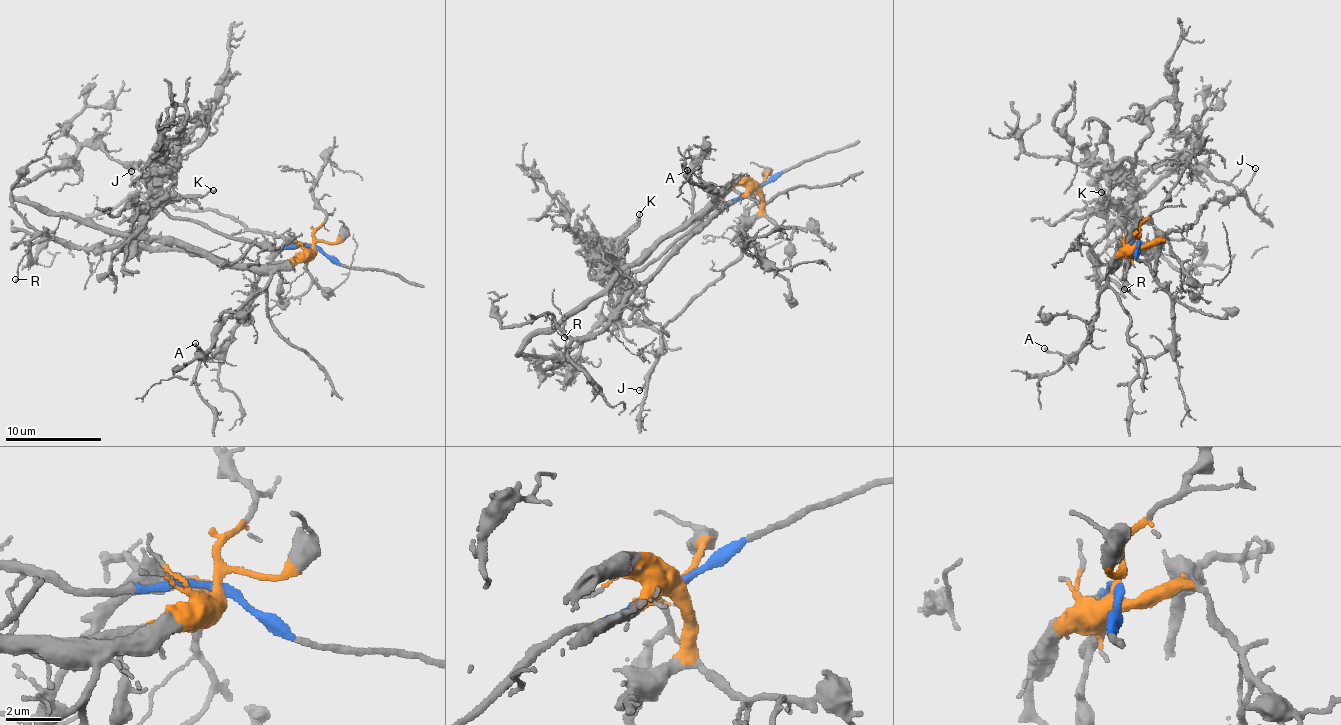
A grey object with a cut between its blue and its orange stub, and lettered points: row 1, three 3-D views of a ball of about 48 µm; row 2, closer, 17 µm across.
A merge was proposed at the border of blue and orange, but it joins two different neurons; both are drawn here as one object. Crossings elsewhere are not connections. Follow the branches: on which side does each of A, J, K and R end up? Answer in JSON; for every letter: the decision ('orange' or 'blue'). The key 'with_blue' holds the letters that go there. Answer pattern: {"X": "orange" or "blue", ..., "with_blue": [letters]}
{"A": "orange", "J": "orange", "K": "blue", "R": "orange", "with_blue": ["K"]}

